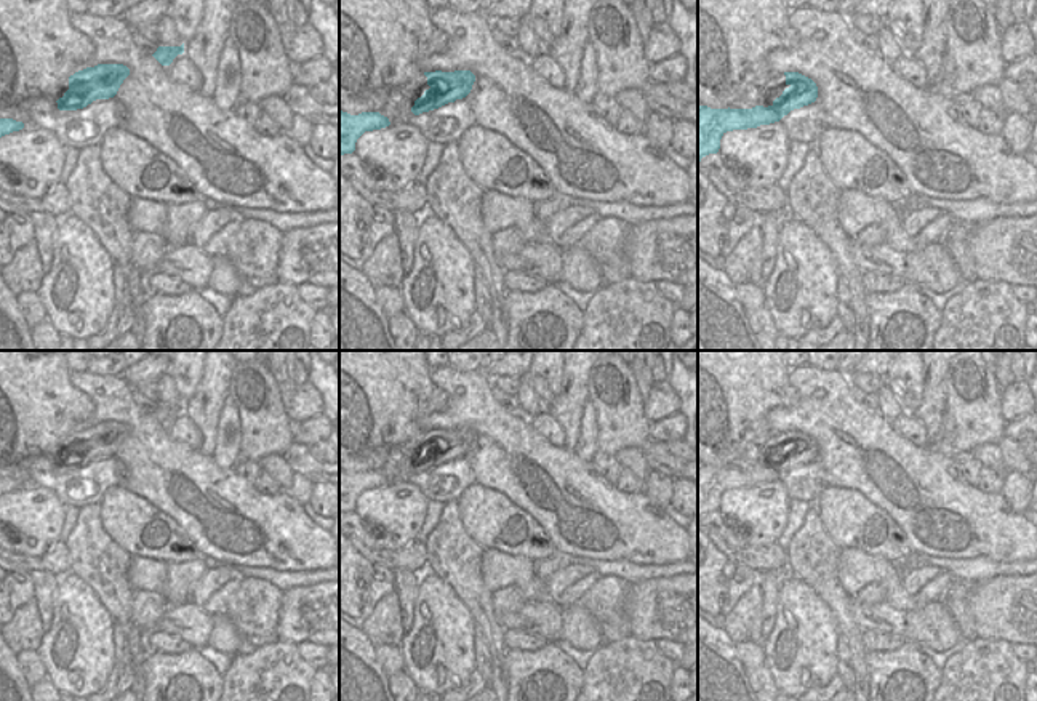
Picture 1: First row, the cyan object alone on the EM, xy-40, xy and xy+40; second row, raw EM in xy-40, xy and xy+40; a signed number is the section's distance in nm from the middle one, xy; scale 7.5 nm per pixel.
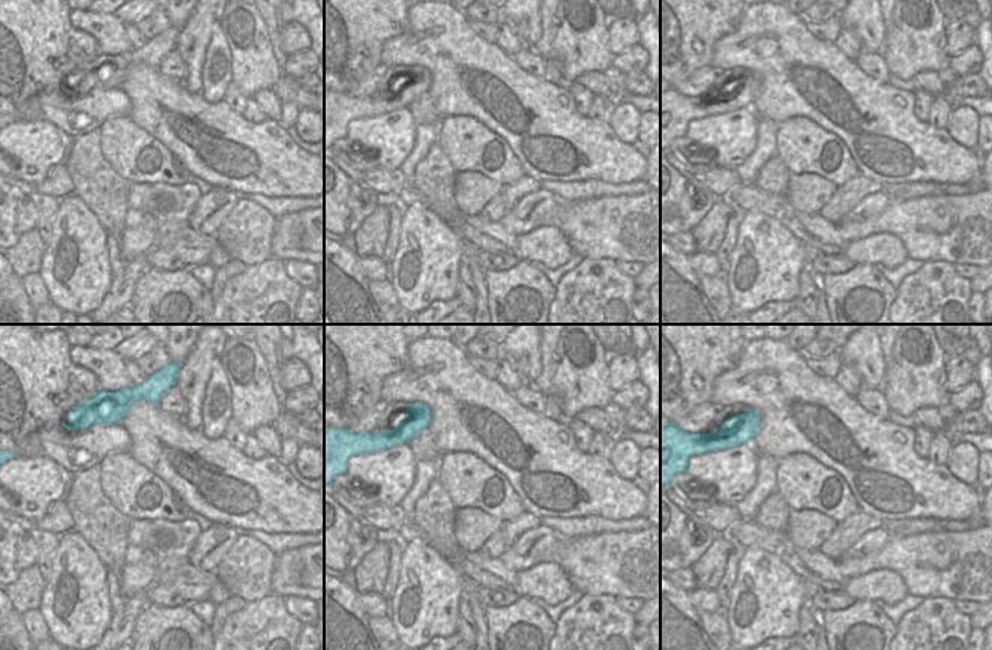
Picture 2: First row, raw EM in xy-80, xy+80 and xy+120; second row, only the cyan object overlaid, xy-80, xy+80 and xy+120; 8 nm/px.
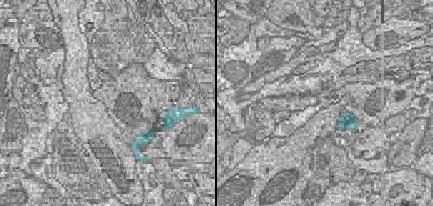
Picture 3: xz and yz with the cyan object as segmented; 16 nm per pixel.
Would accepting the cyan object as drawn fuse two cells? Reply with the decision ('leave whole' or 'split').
leave whole

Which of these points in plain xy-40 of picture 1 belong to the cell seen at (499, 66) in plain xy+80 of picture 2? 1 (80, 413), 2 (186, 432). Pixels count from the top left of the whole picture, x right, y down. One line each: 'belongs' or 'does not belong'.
1: does not belong
2: does not belong

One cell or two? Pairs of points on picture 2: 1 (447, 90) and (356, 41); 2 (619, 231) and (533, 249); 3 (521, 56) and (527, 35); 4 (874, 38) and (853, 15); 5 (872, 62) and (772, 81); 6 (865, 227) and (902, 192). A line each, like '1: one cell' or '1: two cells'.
1: two cells
2: two cells
3: two cells
4: one cell
5: two cells
6: two cells

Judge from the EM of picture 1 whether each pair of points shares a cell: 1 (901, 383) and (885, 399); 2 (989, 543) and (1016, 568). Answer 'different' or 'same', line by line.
1: different
2: different

